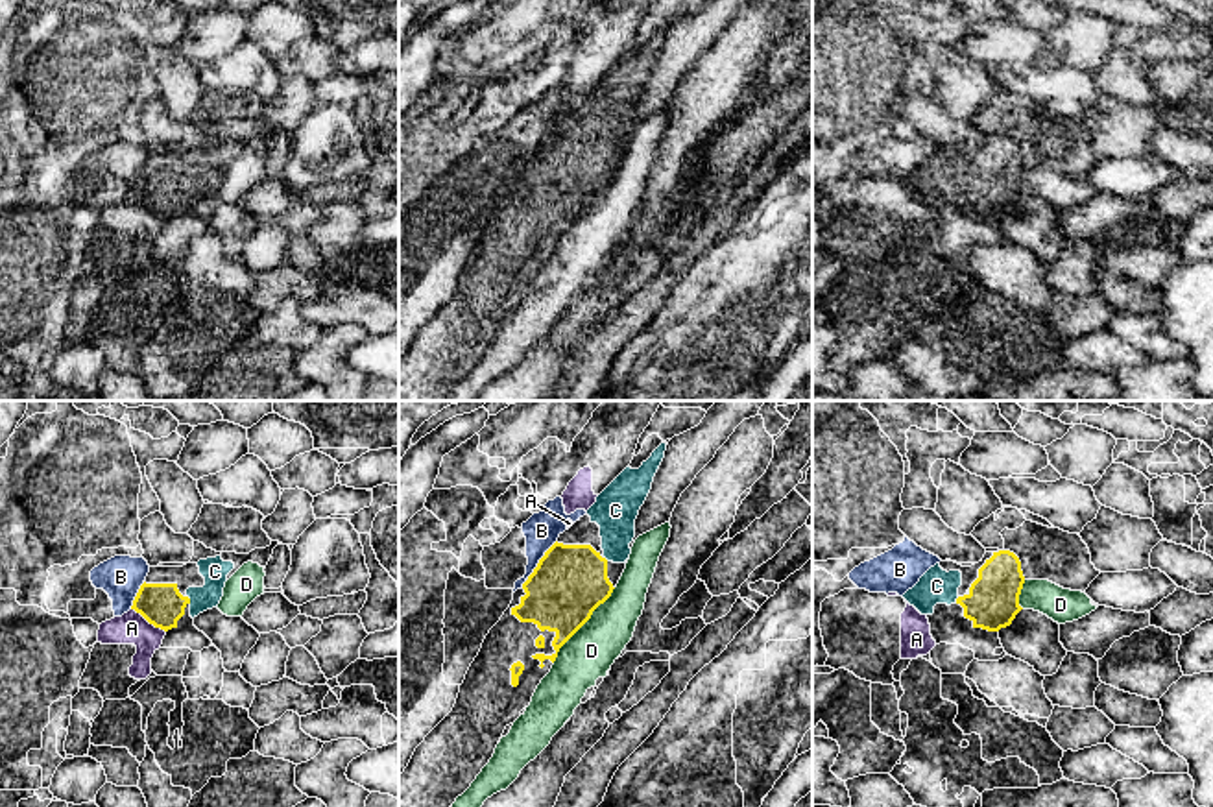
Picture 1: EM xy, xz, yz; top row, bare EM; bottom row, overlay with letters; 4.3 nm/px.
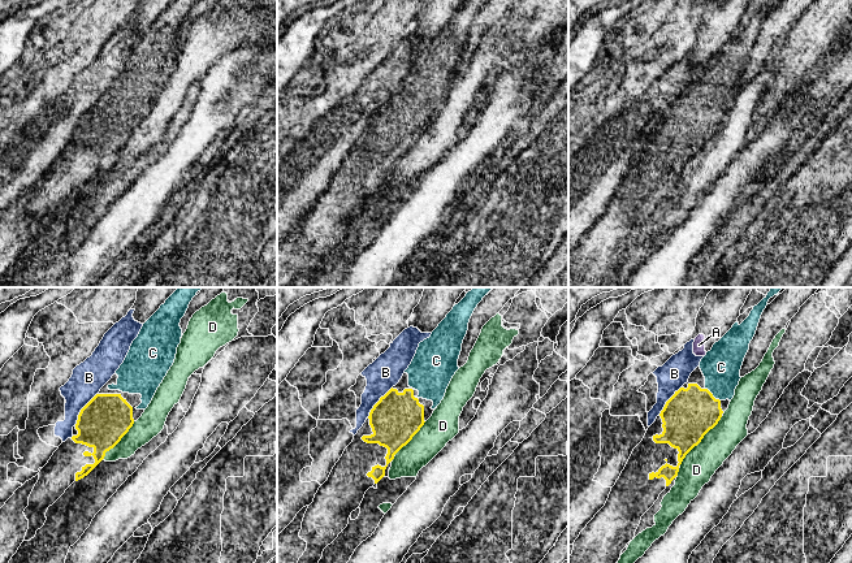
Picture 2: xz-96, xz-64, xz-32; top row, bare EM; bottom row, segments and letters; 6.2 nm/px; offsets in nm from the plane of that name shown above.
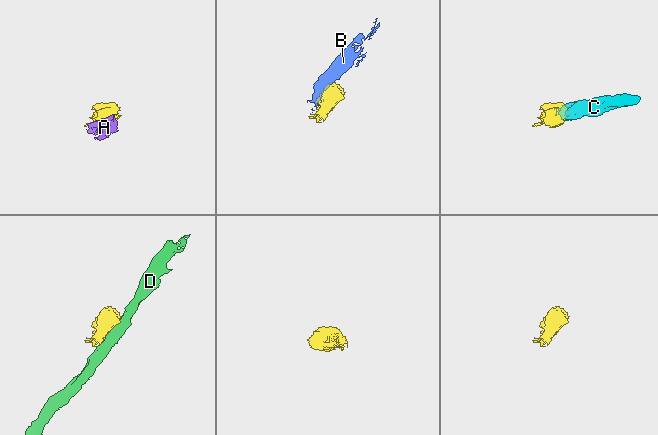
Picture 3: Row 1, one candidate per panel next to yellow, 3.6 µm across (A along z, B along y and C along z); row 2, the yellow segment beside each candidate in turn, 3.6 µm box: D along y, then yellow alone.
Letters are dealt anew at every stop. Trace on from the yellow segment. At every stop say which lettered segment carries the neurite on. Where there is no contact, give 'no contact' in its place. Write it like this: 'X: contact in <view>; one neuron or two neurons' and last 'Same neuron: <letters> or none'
A: contact in xy; two neurons
B: contact in xz; two neurons
C: contact in xy; one neuron
D: contact in xz; two neurons
Same neuron: C

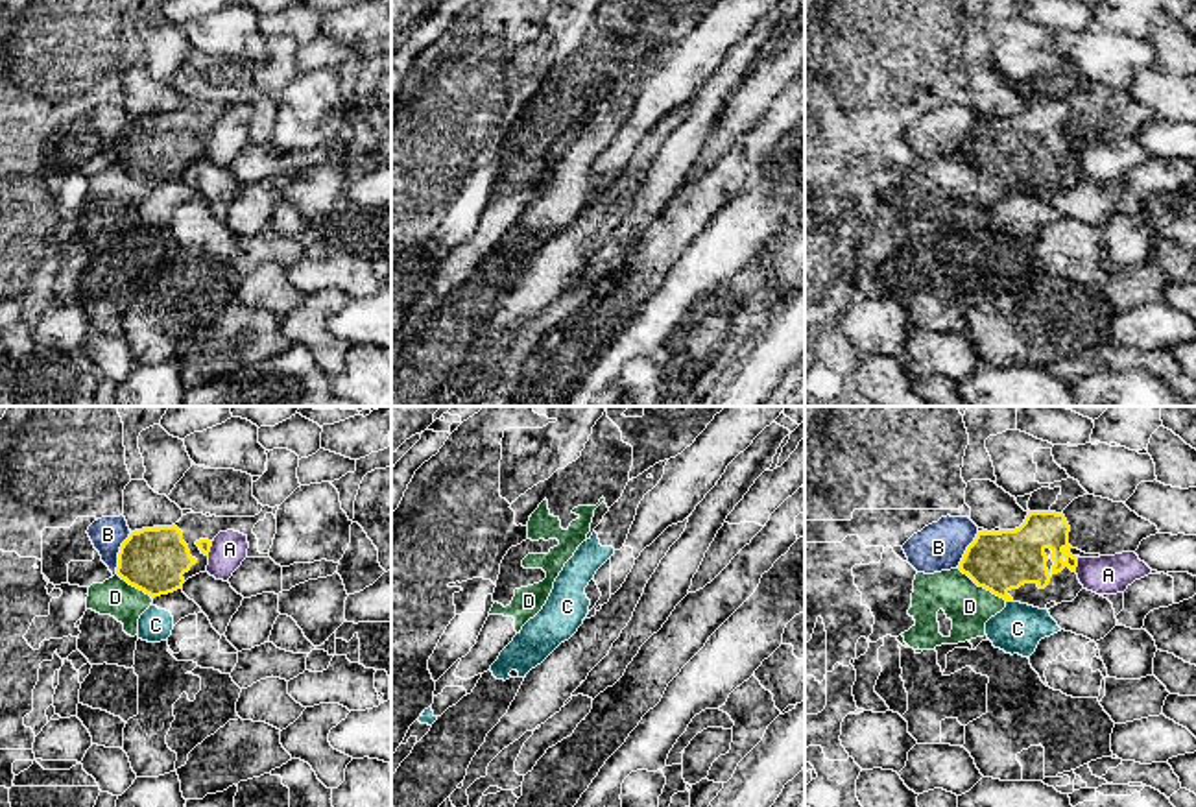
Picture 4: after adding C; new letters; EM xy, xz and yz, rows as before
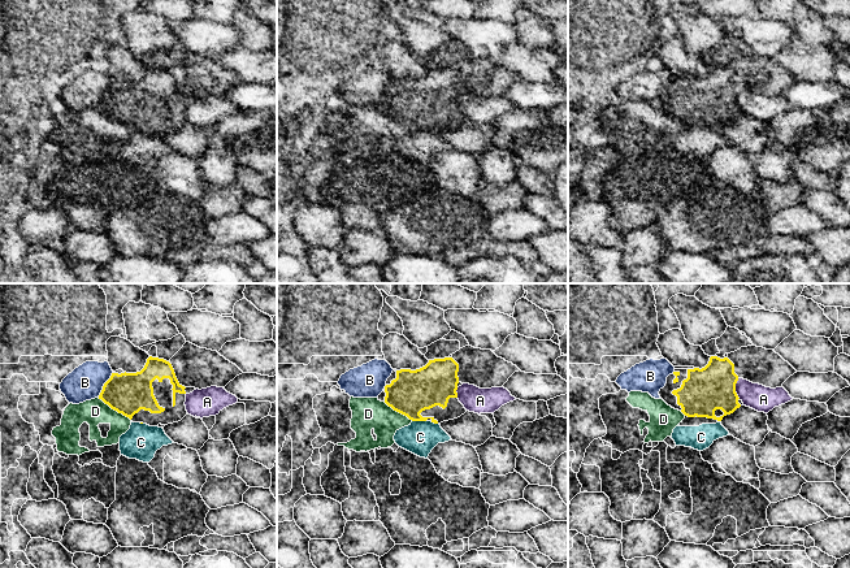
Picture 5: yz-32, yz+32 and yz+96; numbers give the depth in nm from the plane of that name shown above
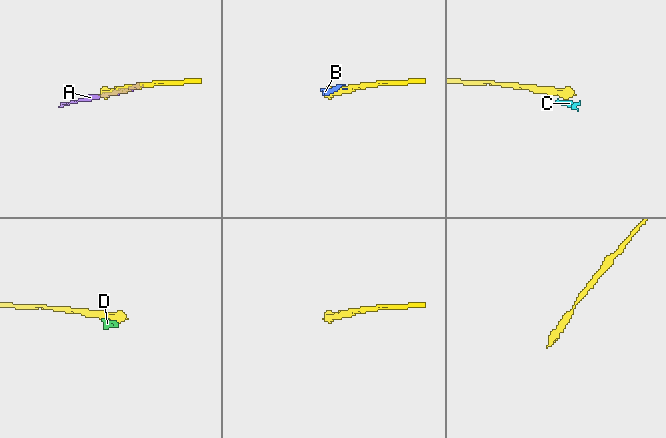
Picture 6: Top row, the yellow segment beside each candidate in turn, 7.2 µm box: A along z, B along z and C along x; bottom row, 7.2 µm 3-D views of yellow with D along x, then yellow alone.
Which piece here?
A: contact in yz; two neurons
B: contact in xy; two neurons
C: contact in yz; two neurons
D: contact in yz; two neurons
Same neuron: none

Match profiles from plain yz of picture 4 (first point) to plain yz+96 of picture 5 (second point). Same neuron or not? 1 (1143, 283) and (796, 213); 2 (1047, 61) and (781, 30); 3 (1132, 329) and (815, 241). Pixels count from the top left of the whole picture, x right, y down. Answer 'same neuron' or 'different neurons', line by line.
1: different neurons
2: different neurons
3: different neurons

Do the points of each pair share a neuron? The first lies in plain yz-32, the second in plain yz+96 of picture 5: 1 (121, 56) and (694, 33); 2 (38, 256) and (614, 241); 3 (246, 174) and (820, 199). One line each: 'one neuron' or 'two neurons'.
1: two neurons
2: two neurons
3: two neurons

